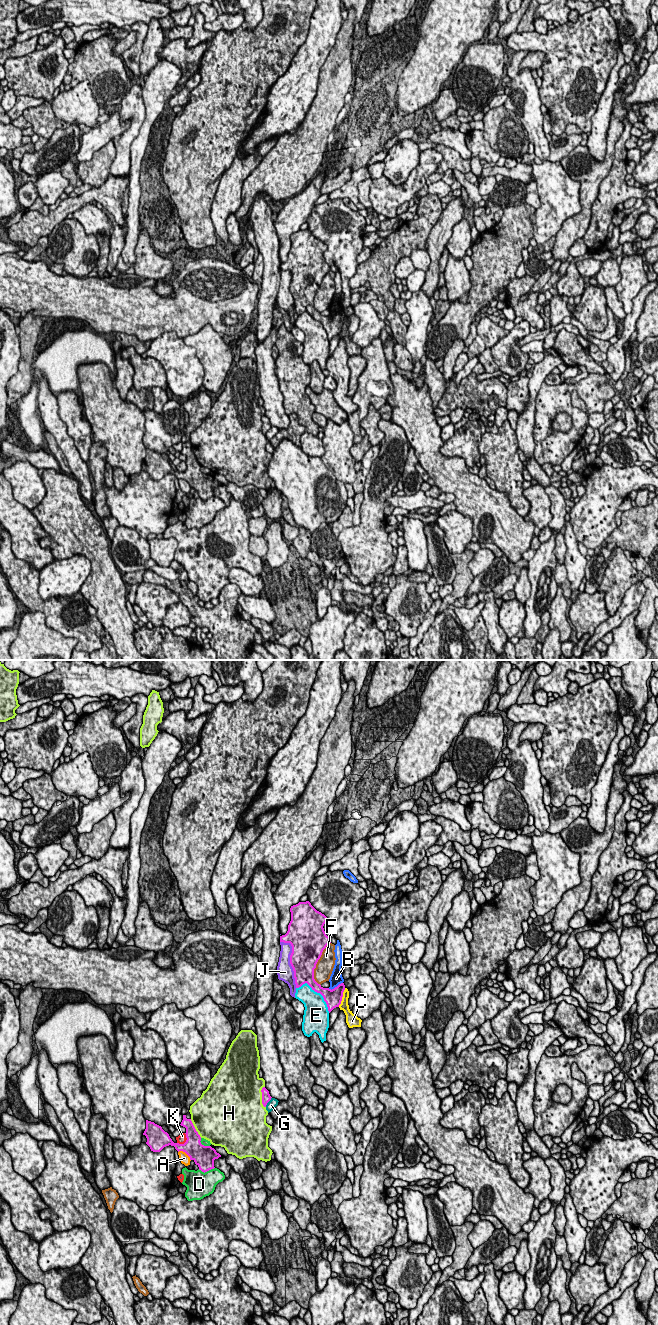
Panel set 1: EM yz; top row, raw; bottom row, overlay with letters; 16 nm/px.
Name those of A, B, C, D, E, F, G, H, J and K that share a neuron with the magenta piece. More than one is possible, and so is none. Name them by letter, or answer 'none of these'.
none of these

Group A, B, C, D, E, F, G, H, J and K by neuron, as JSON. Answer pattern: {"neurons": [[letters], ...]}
{"neurons": [["A"], ["B"], ["C"], ["D"], ["E"], ["F"], ["G"], ["H"], ["J"], ["K"]]}

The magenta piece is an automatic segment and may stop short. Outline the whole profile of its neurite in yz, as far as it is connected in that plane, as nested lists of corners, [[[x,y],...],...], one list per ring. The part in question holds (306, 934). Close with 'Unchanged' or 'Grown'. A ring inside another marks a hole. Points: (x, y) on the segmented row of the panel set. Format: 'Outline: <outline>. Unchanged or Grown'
Outline: [[[309,901],[291,906],[290,912],[288,931],[280,936],[280,942],[290,943],[292,946],[290,964],[294,971],[296,988],[307,983],[312,990],[323,996],[330,1013],[341,1004],[345,985],[341,983],[331,990],[323,988],[314,979],[316,964],[323,950],[331,943],[323,928],[327,917]]]. Unchanged

